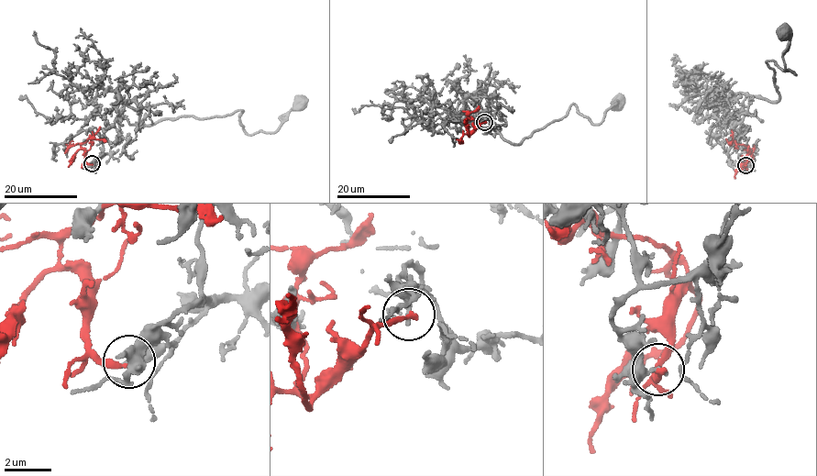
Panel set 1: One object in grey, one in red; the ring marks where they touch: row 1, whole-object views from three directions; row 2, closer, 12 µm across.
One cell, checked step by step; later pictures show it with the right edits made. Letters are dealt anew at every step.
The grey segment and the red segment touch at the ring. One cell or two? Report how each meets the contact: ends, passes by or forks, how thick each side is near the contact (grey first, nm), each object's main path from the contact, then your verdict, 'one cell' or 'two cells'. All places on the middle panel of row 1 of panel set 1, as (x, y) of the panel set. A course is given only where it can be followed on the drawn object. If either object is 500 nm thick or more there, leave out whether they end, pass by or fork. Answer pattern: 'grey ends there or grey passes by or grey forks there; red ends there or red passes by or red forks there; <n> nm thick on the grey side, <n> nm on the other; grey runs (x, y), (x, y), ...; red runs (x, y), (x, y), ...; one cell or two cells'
grey passes by; red ends there; 200 nm thick on the grey side, 260 nm on the other; grey runs (485, 121), (476, 115), (478, 127), (519, 145), (573, 104), (595, 124), (617, 100); red runs (485, 121), (468, 134), (467, 117), (479, 105); two cells

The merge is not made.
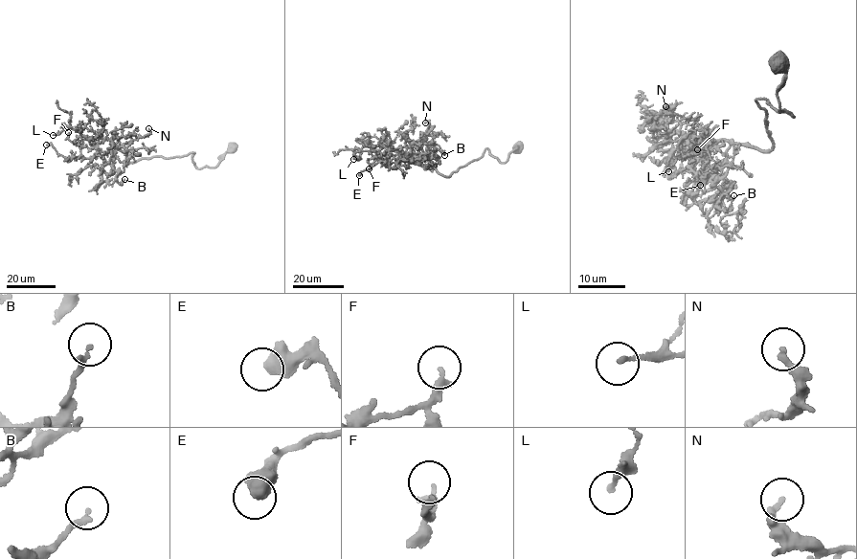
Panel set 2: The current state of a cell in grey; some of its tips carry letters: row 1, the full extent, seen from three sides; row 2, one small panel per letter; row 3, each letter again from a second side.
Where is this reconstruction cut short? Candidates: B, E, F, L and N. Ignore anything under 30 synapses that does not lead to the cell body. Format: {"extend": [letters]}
{"extend": []}

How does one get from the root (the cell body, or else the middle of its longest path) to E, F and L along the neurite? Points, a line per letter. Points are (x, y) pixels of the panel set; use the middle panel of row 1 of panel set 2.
E: (517, 145), (505, 162), (486, 148), (447, 176), (390, 150), (386, 164), (391, 155), (381, 154), (359, 175)
F: (517, 145), (505, 162), (486, 148), (448, 176), (390, 150), (386, 164), (373, 157), (369, 168)
L: (517, 145), (505, 162), (486, 148), (447, 176), (394, 150), (373, 156), (365, 150), (353, 159)

